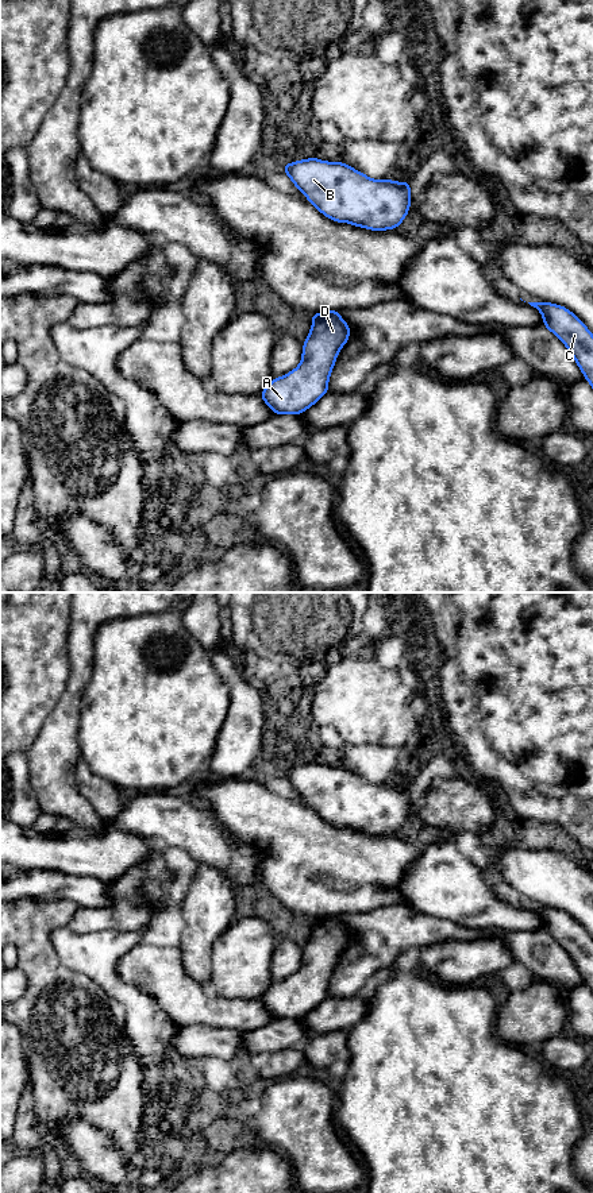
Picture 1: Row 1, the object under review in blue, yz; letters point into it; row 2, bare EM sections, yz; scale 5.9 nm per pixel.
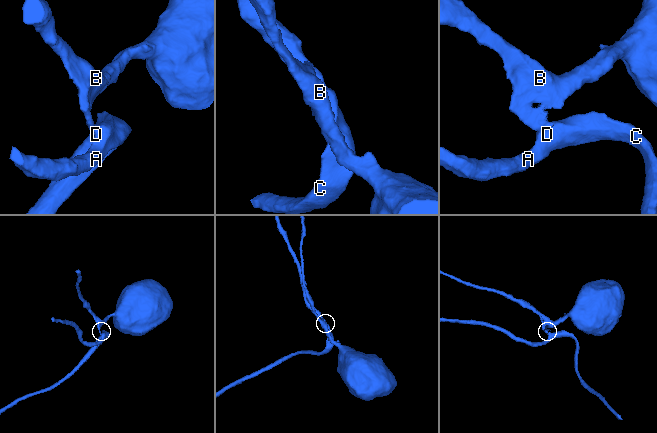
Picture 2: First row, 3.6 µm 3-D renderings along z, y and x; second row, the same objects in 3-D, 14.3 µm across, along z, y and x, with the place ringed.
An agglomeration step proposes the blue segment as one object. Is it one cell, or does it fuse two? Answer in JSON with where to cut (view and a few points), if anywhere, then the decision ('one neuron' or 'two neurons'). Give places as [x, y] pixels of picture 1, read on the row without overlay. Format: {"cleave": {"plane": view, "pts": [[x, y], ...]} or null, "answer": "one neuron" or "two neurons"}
{"cleave": {"plane": "yz", "pts": [[328, 915], [312, 923]]}, "answer": "two neurons"}

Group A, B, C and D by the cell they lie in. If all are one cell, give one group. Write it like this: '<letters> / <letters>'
A C D / B

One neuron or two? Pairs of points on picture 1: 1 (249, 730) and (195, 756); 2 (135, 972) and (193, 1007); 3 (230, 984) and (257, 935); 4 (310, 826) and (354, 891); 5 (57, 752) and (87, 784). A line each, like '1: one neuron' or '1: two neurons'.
1: two neurons
2: one neuron
3: one neuron
4: one neuron
5: two neurons

